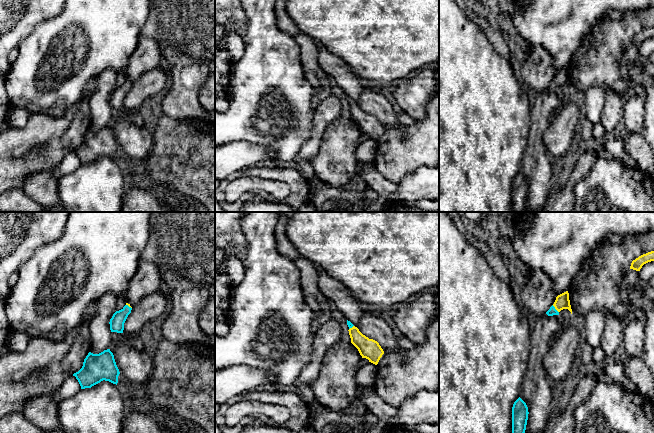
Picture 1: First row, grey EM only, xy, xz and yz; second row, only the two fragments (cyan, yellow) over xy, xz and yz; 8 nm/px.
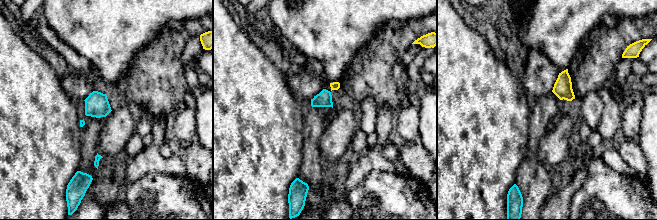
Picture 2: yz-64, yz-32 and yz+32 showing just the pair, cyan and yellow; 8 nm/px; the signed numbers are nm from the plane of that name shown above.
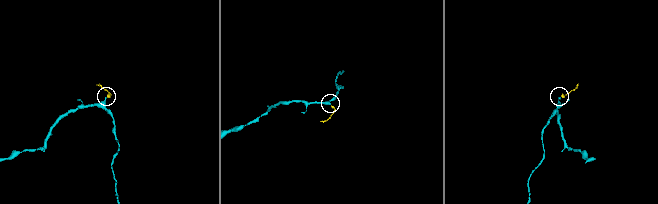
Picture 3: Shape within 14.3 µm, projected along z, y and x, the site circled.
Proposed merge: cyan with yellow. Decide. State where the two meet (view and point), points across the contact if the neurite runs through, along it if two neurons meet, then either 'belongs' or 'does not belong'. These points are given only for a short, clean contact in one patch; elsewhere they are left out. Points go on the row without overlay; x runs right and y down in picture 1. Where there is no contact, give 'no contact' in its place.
yz (555, 85) | across yz (552, 87), (555, 85), (562, 77) | belongs

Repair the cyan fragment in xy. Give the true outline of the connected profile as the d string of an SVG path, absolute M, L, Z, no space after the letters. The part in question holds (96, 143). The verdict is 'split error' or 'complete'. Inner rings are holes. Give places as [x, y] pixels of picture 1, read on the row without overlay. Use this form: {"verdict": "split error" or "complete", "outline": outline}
{"verdict": "complete", "outline": "M107 125L99 130L89 128L82 144L73 152L78 156L81 165L85 165L91 164L103 156L117 161L119 150L114 131L110 125Z"}

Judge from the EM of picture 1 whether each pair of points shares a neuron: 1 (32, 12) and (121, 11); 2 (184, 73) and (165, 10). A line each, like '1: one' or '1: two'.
1: two
2: one

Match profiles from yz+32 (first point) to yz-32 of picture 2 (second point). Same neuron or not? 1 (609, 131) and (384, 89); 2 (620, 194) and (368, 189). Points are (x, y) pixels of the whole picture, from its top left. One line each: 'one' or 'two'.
1: two
2: one

